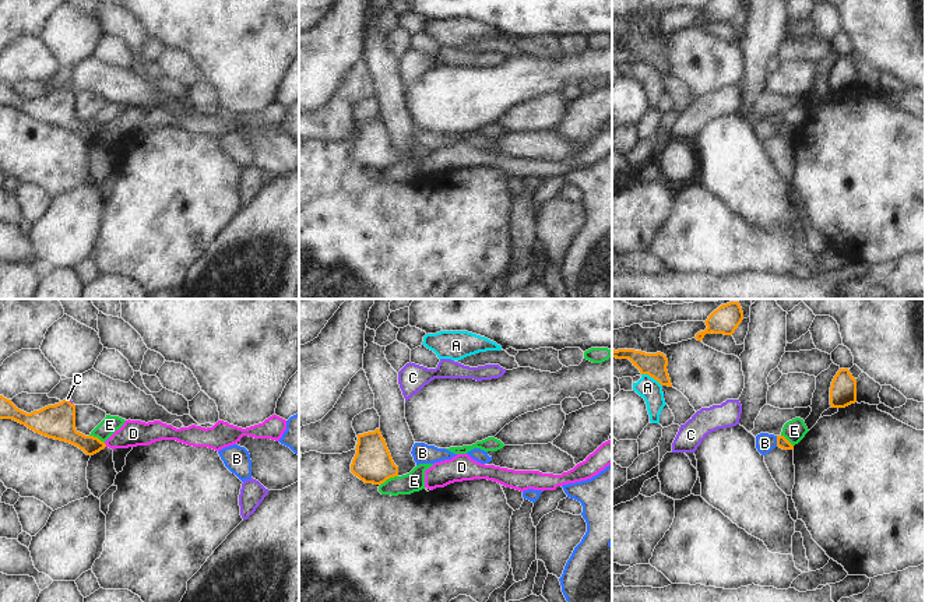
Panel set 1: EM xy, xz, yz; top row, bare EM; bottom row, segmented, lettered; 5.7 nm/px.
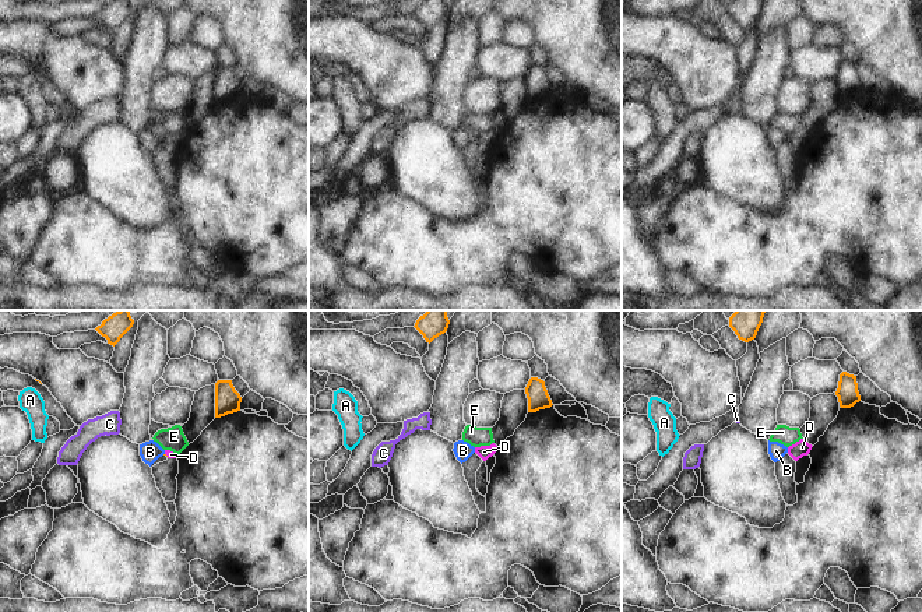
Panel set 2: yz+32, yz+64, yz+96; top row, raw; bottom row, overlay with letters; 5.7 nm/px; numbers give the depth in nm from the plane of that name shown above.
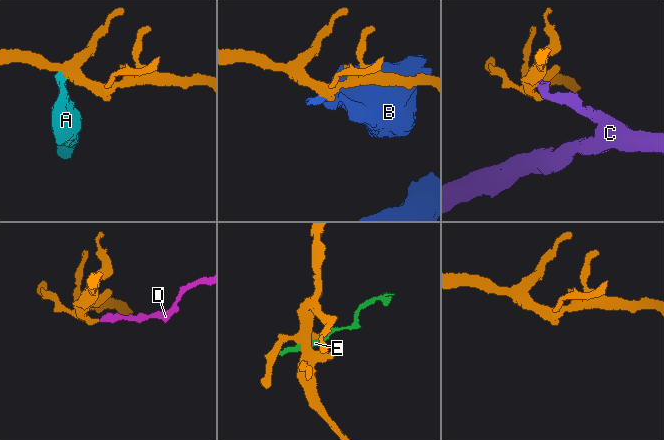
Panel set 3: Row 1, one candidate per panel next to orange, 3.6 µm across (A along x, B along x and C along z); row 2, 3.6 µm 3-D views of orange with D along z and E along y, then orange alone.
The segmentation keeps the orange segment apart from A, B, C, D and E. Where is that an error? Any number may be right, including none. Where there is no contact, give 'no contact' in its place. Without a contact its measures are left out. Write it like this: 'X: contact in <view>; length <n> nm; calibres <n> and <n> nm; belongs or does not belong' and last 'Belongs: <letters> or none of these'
A: contact in yz; length 140 nm; calibres 140 and 120 nm; does not belong
B: contact in yz; length 60 nm; calibres 70 and 110 nm; does not belong
C: contact in xy; length 50 nm; calibres 200 and 20 nm; does not belong
D: contact in xy; length 30 nm; calibres 130 and 150 nm; belongs
E: contact in xz; length 120 nm; calibres 220 and 120 nm; does not belong
Belongs: D

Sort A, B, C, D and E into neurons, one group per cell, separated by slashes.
A / B / C / D / E

